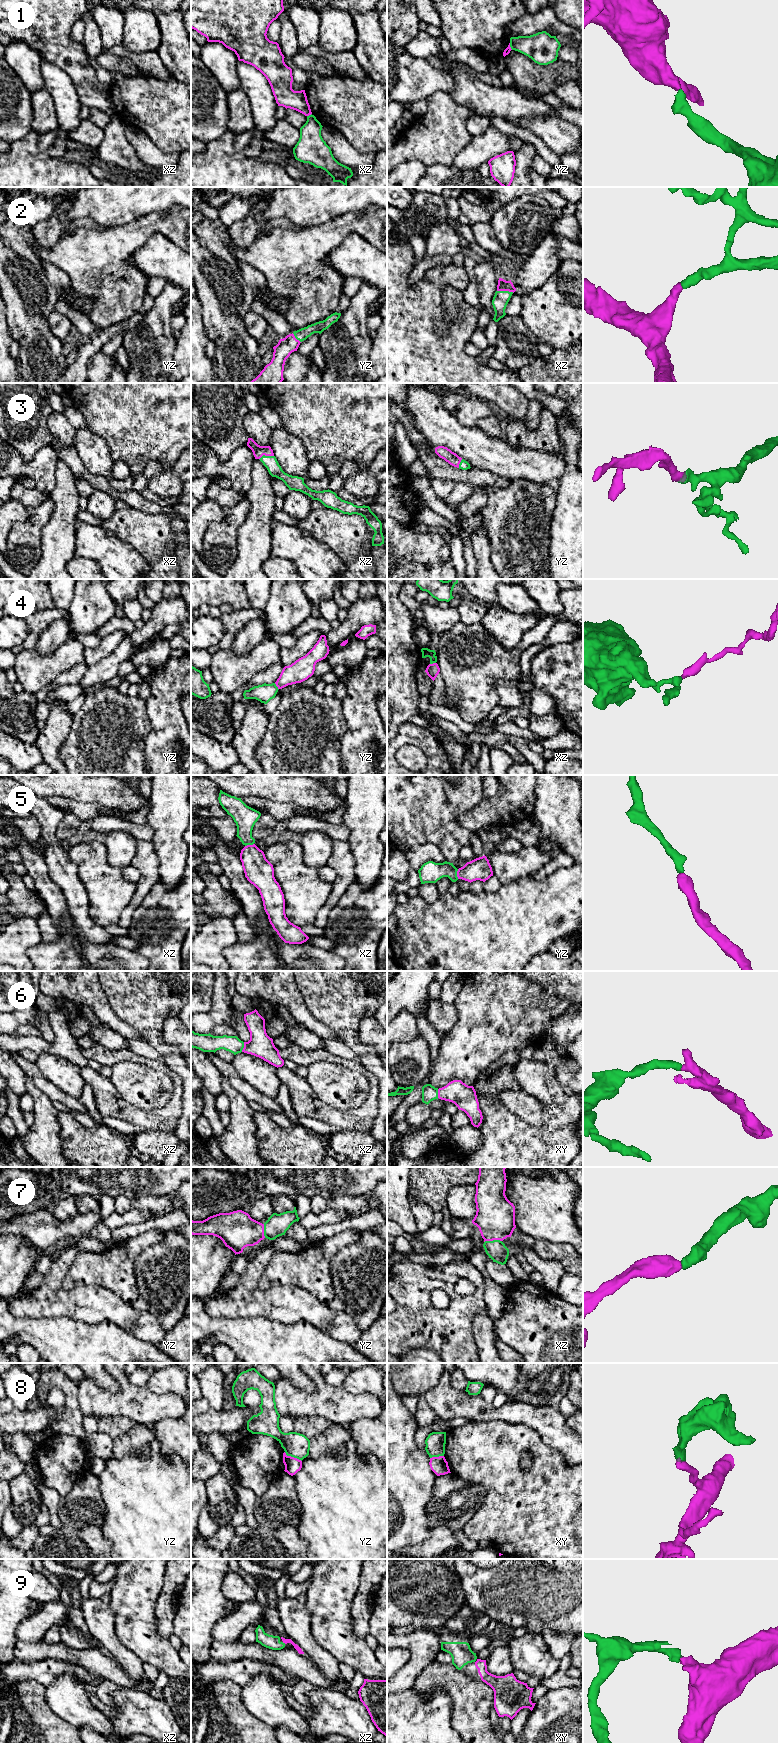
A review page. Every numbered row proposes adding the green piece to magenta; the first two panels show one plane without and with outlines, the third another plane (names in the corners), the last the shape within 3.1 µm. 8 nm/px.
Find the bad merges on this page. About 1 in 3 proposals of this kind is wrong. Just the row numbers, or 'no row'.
1, 4, 8

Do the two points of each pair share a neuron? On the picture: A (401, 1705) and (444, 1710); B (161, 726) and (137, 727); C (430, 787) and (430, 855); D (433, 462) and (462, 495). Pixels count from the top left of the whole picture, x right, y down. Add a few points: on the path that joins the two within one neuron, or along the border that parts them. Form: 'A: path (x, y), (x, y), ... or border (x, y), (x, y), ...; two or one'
A: path (412, 1710), (433, 1710); one
B: border (146, 703), (150, 731), (146, 737), (144, 749); two
C: border (407, 849), (419, 844), (433, 844), (446, 860); two
D: border (456, 482), (466, 482), (476, 486); two

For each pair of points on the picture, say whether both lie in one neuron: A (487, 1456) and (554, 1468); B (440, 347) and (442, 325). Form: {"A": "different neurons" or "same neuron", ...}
{"A": "same neuron", "B": "different neurons"}

